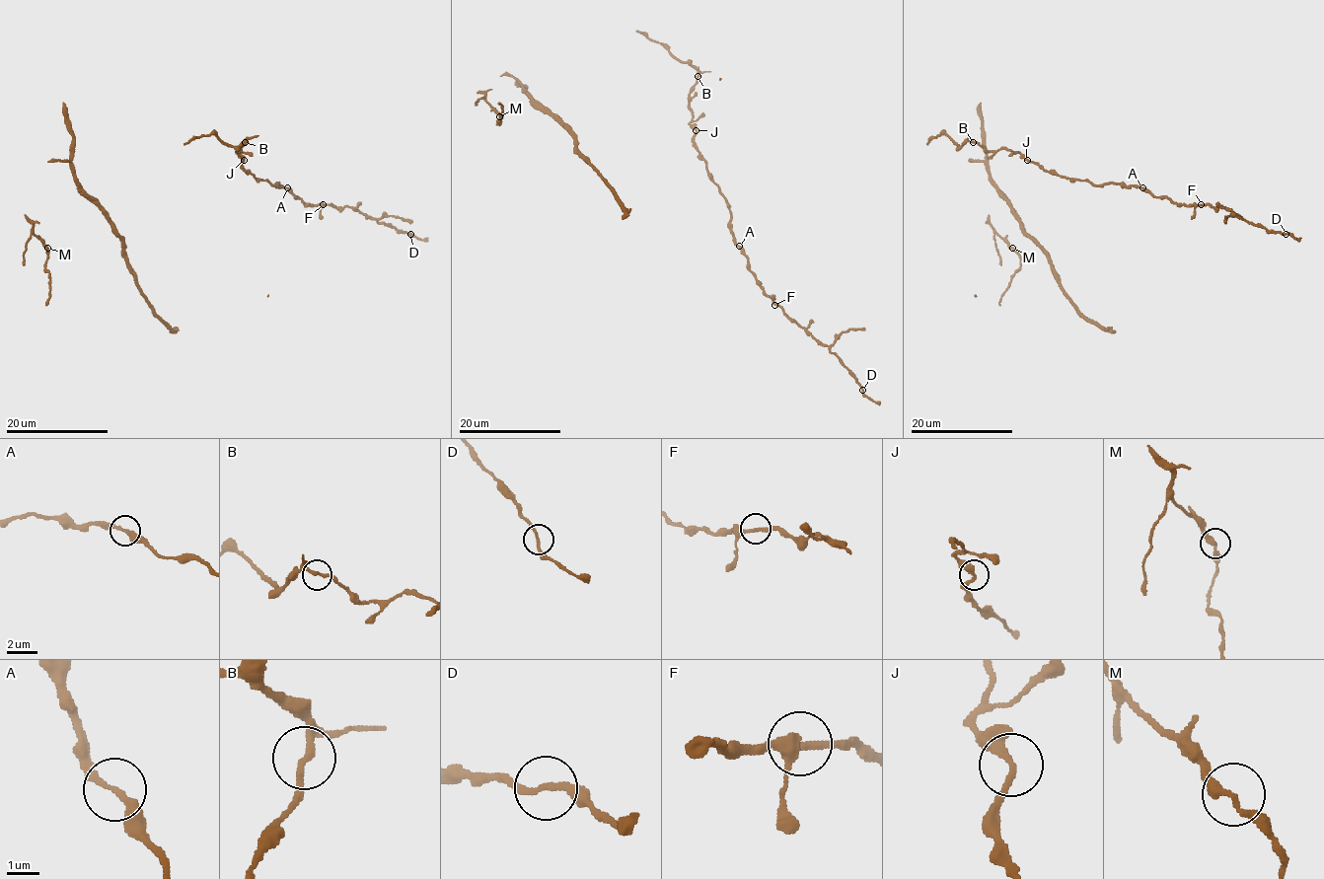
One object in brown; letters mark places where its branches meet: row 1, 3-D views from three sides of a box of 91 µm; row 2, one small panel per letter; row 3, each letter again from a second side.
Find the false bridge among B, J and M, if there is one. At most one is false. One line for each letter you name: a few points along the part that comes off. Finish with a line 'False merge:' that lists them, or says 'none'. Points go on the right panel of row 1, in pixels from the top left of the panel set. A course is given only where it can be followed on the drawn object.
False merge: none

